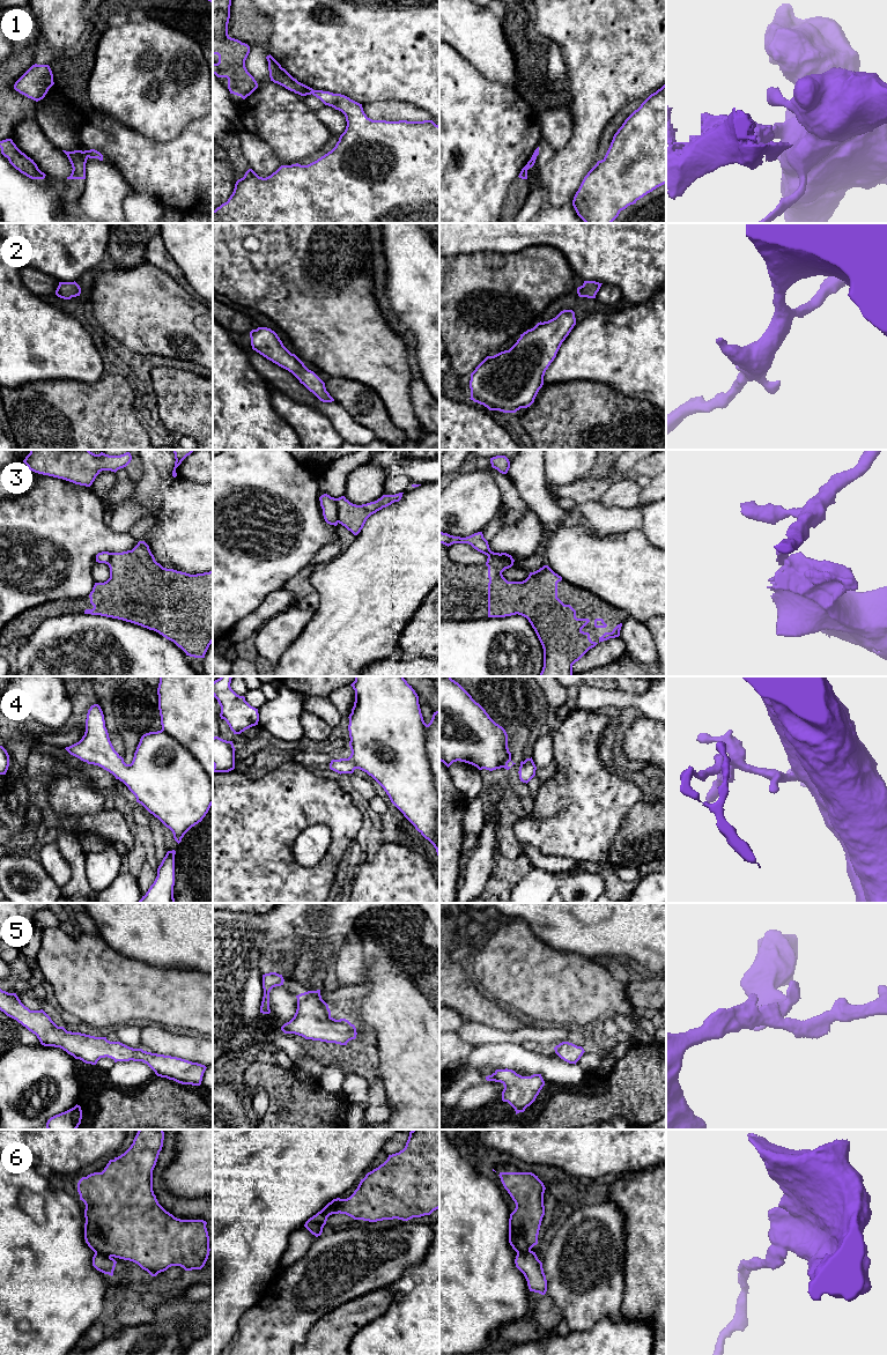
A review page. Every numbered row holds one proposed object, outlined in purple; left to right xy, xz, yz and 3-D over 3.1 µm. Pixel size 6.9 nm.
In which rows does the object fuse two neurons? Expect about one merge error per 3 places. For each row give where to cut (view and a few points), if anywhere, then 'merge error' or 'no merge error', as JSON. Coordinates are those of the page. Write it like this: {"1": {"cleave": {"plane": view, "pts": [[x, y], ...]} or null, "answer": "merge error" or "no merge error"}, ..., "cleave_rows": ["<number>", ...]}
{"1": {"cleave": {"plane": "xy", "pts": [[82, 152], [87, 157]]}, "answer": "merge error"}, "2": {"cleave": null, "answer": "no merge error"}, "3": {"cleave": {"plane": "xz", "pts": [[335, 498], [337, 518], [339, 521]]}, "answer": "merge error"}, "4": {"cleave": null, "answer": "no merge error"}, "5": {"cleave": null, "answer": "no merge error"}, "6": {"cleave": {"plane": "xy", "pts": [[95, 1252], [110, 1257]]}, "answer": "merge error"}, "cleave_rows": ["1", "3", "6"]}

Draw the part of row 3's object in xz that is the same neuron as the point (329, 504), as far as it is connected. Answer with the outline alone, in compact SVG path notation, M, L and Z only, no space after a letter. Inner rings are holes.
M324 494L319 497L319 501L325 521L330 525L337 526L339 523L337 498Z

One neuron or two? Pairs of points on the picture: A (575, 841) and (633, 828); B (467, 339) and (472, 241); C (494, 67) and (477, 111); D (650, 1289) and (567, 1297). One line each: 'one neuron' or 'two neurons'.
A: two neurons
B: two neurons
C: two neurons
D: two neurons

